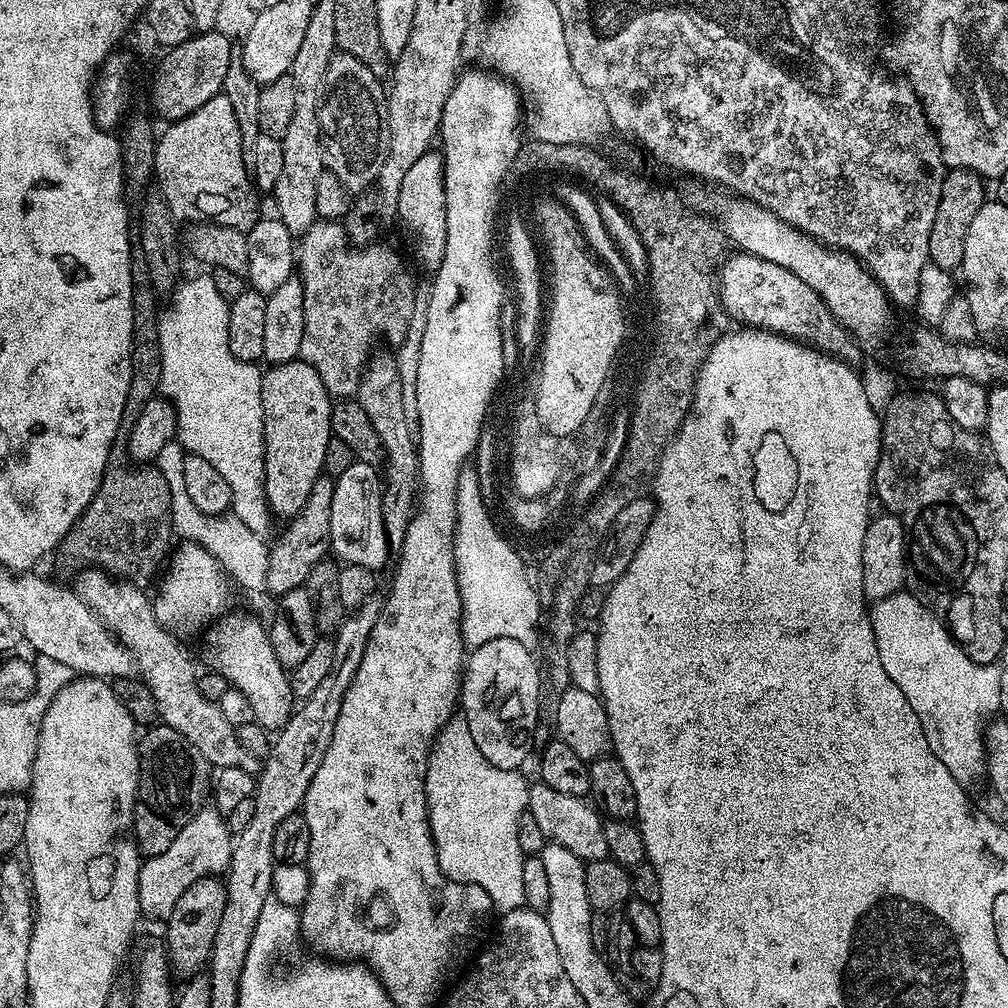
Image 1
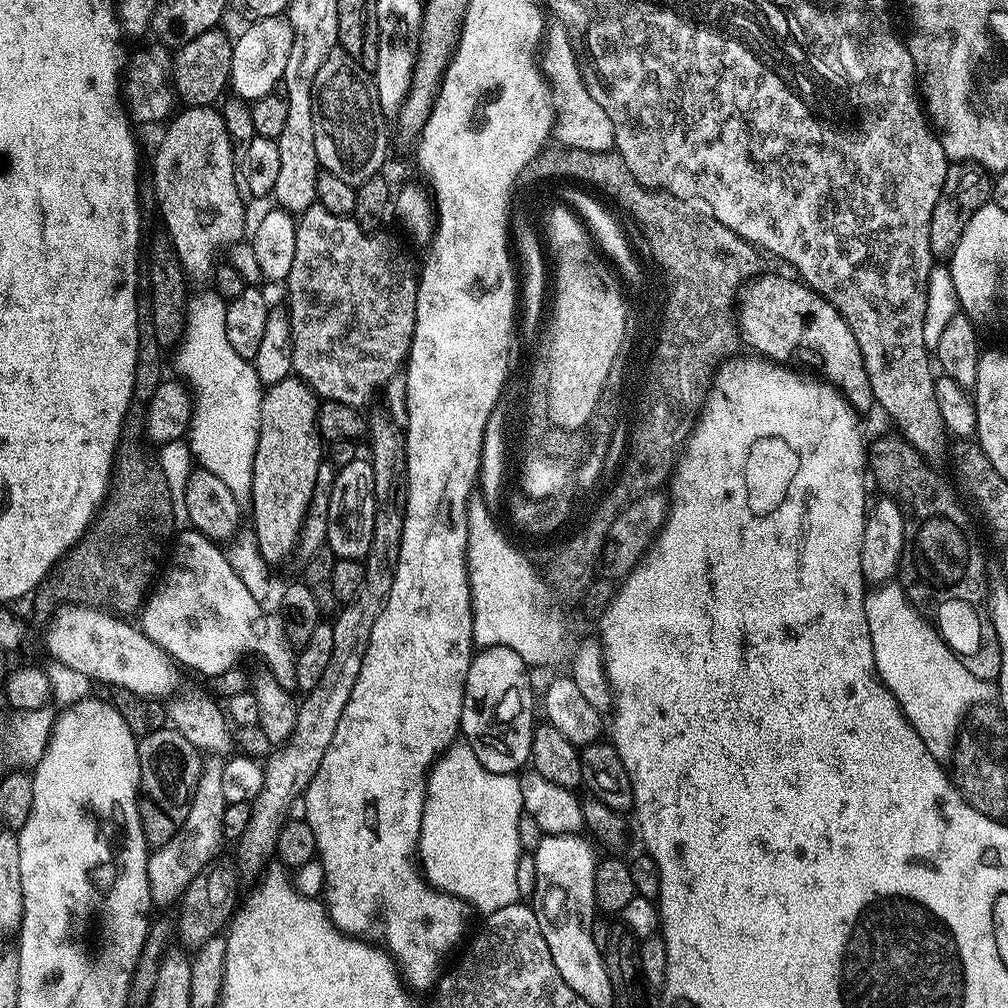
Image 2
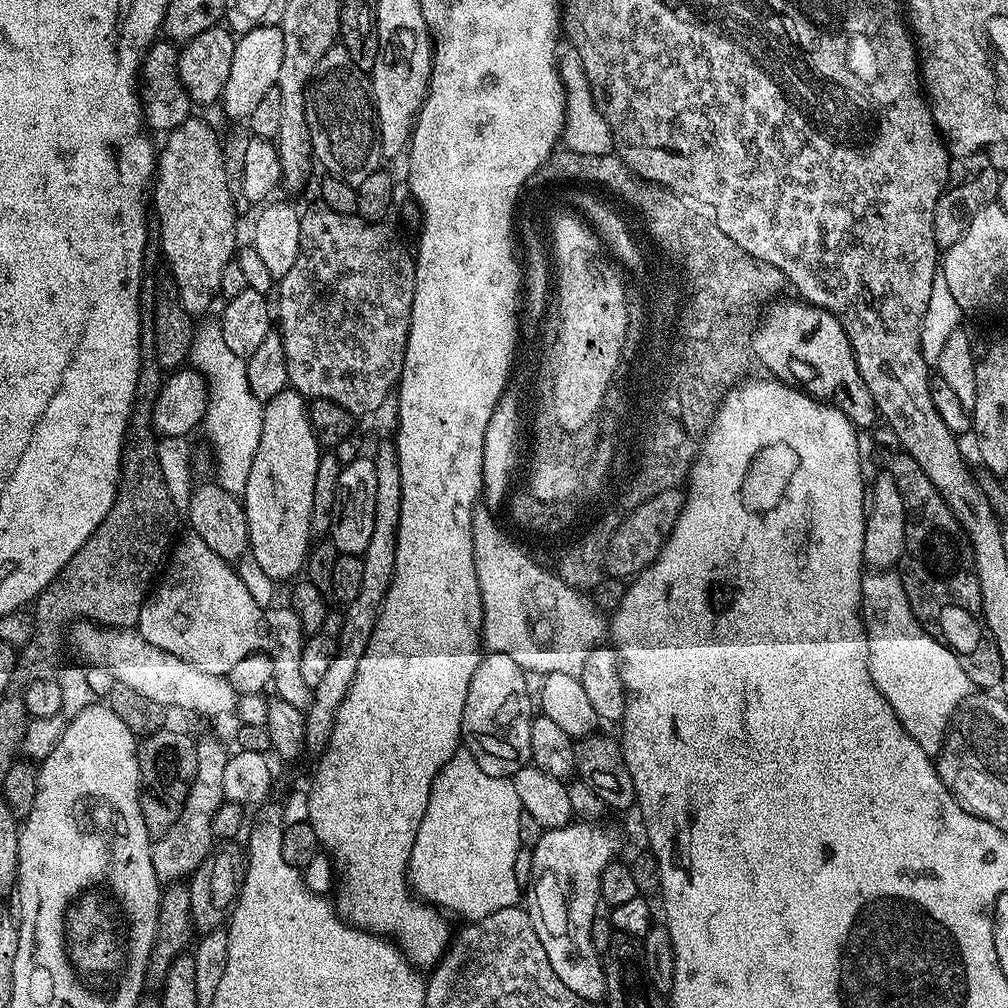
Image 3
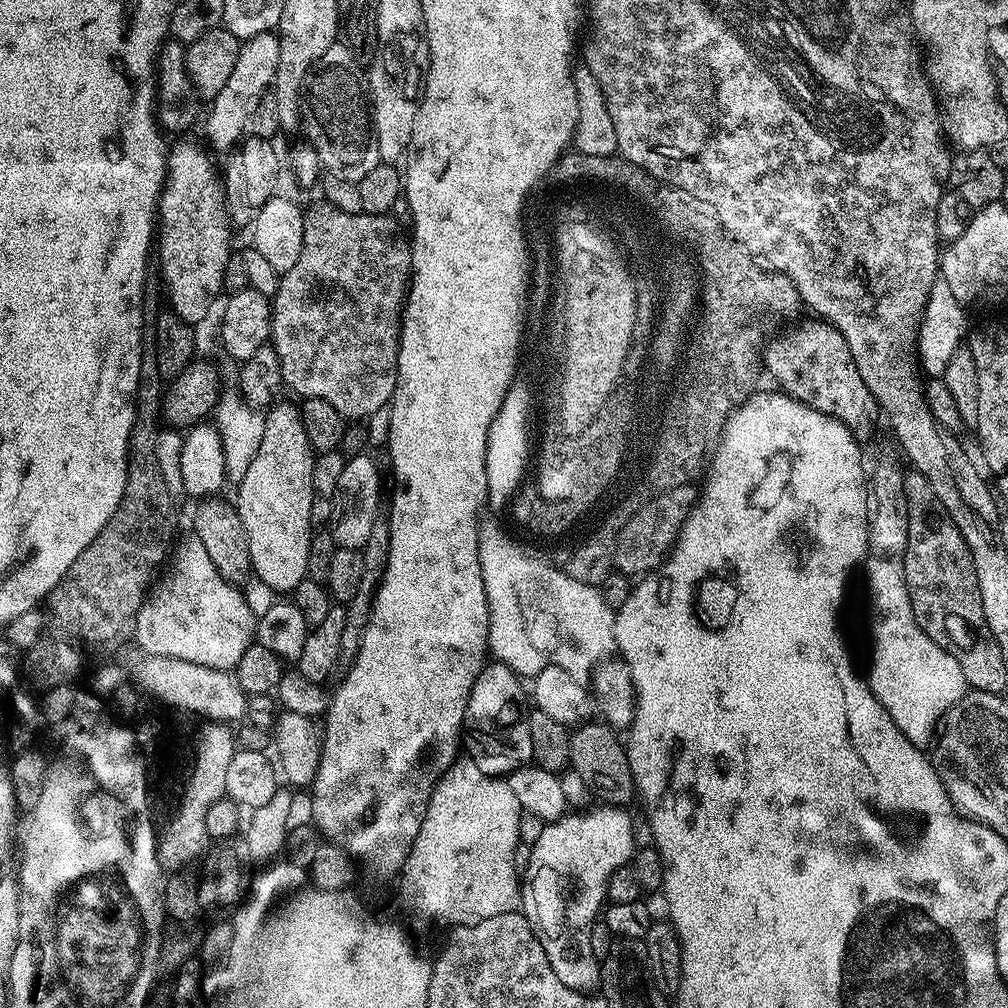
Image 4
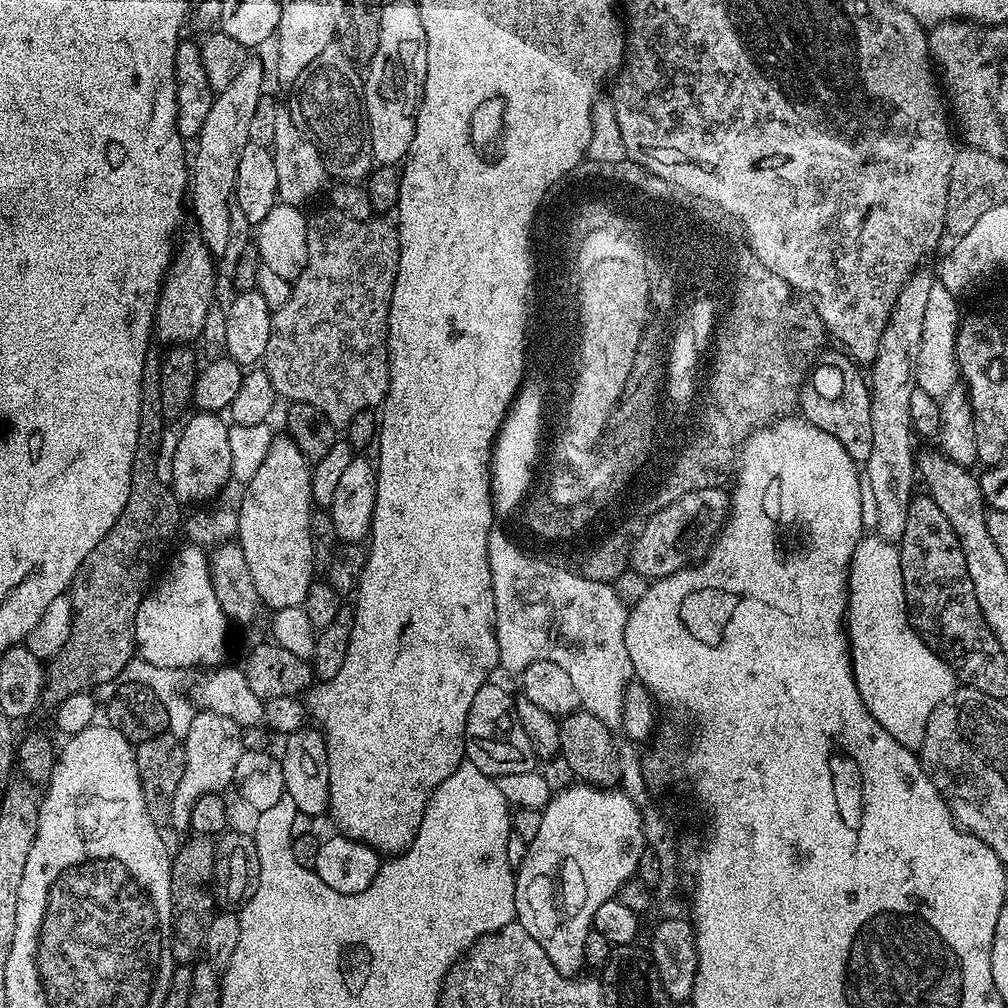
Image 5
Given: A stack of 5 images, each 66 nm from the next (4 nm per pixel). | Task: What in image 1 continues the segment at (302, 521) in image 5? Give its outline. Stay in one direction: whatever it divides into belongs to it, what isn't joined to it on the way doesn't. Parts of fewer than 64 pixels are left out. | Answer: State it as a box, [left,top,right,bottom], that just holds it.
[260,358,334,518]

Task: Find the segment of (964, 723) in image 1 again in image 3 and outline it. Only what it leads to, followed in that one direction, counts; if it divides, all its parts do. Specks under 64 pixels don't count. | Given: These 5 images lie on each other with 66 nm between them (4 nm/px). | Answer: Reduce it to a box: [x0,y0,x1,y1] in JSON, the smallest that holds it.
[862,570,974,753]

